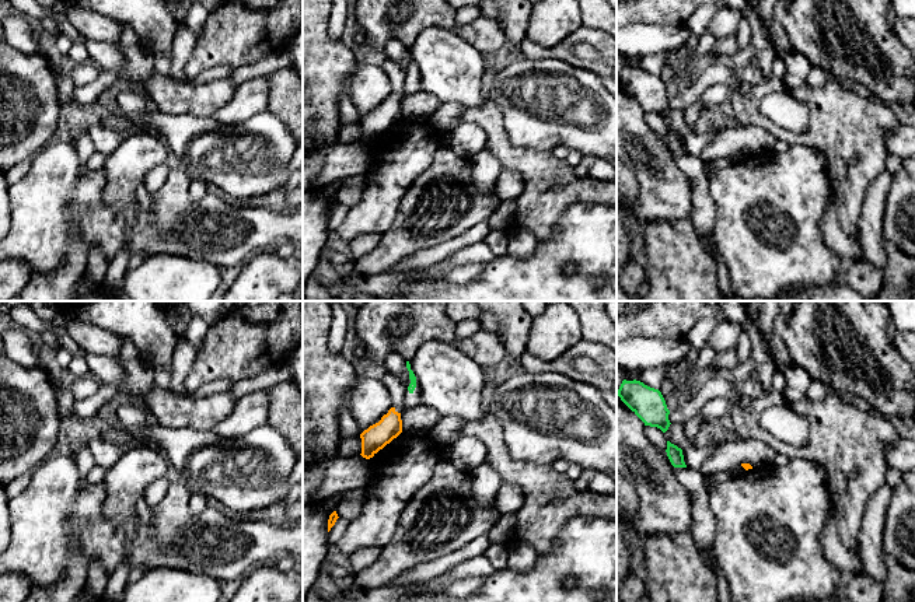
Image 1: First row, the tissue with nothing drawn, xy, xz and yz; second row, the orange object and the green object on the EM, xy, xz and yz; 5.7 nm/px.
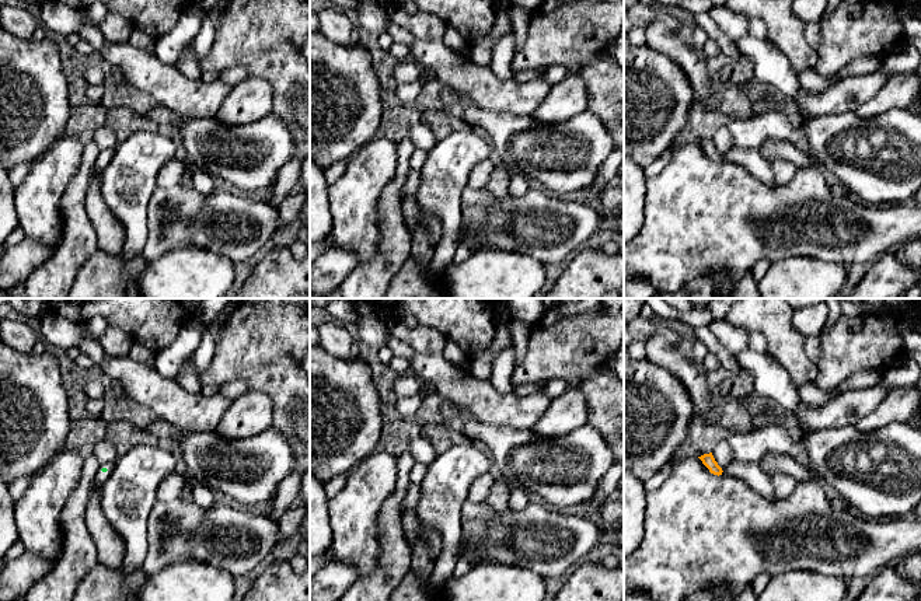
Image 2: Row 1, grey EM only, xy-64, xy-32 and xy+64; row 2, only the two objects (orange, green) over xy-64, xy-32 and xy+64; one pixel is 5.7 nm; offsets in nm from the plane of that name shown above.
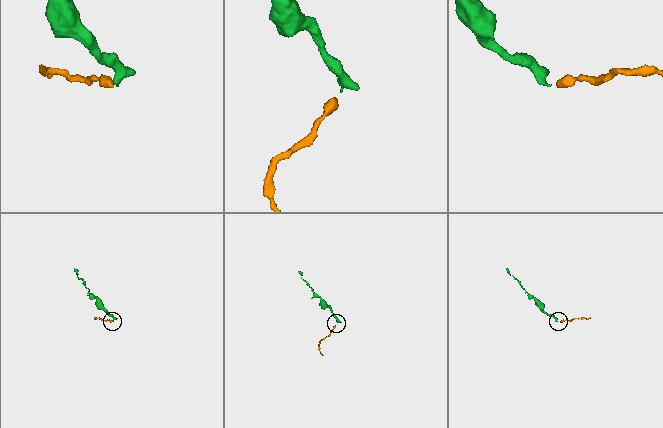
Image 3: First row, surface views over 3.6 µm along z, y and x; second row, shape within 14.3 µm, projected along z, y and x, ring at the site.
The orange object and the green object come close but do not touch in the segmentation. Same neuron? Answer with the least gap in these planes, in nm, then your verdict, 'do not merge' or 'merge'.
120 nm apart; merge

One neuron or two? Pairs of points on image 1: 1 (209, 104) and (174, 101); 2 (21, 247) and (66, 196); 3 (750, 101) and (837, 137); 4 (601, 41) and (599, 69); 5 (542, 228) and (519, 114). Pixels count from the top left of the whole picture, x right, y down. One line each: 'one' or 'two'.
1: one
2: one
3: one
4: one
5: two

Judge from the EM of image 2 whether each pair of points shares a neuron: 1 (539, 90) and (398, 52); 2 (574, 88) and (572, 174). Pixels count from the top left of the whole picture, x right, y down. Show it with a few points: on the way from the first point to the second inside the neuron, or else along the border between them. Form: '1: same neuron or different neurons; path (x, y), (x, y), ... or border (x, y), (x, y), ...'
1: different neurons; border (408, 46), (411, 55)
2: different neurons; border (586, 108), (560, 122), (541, 122)

